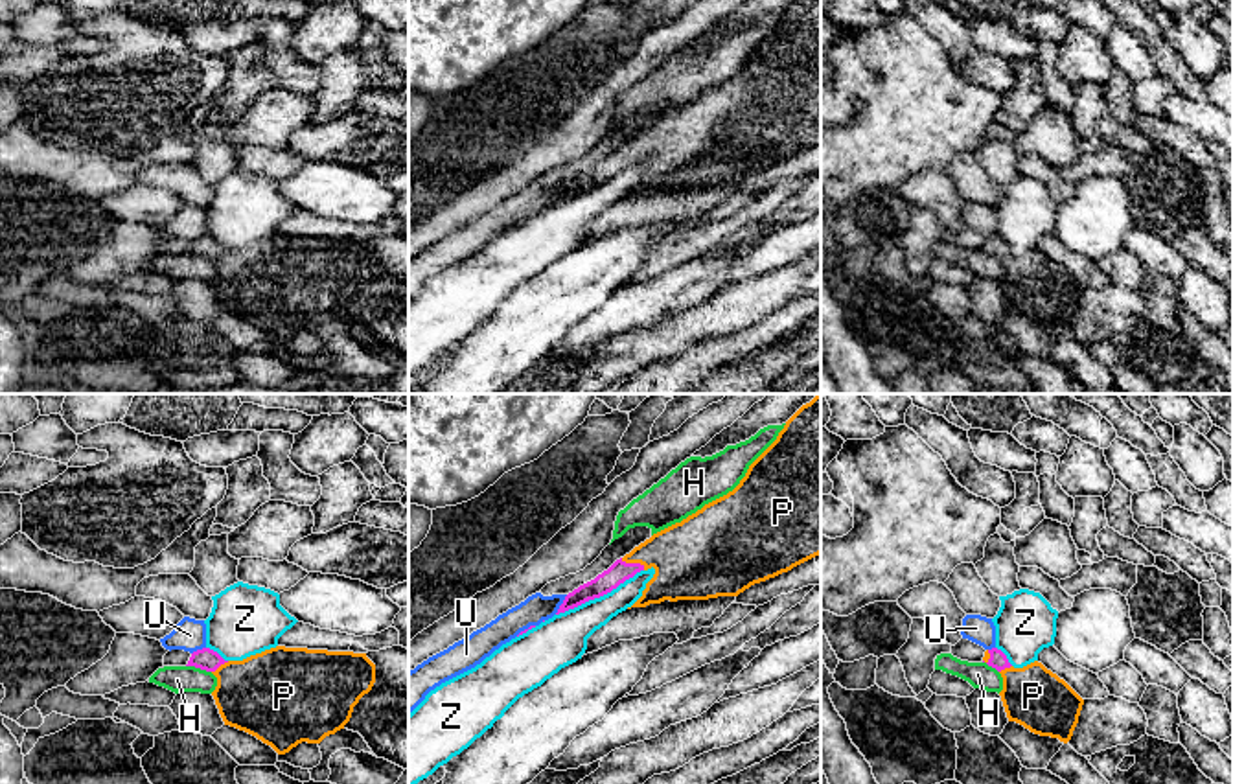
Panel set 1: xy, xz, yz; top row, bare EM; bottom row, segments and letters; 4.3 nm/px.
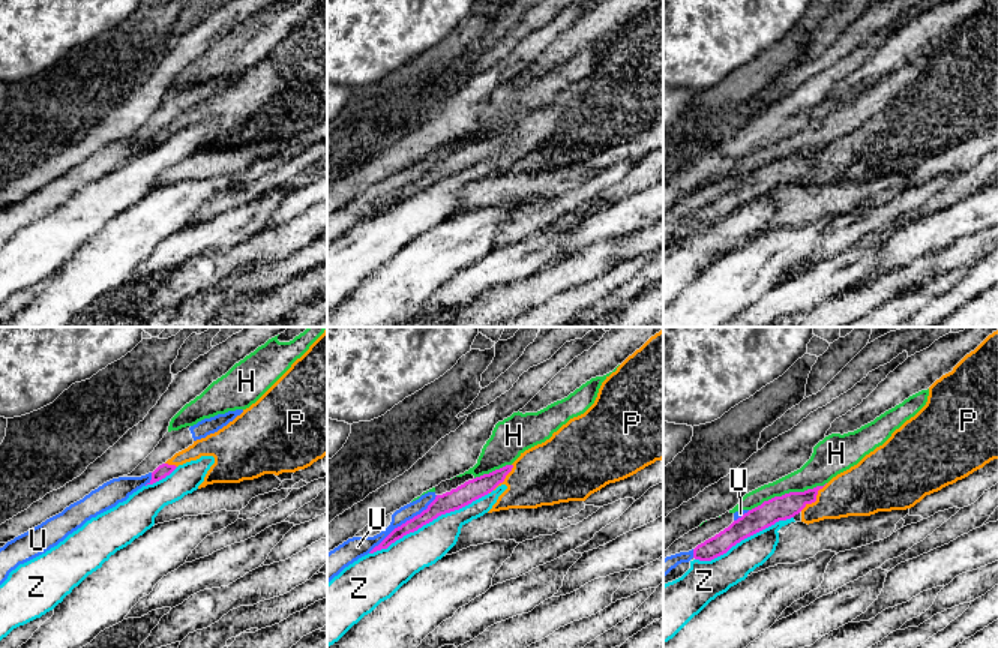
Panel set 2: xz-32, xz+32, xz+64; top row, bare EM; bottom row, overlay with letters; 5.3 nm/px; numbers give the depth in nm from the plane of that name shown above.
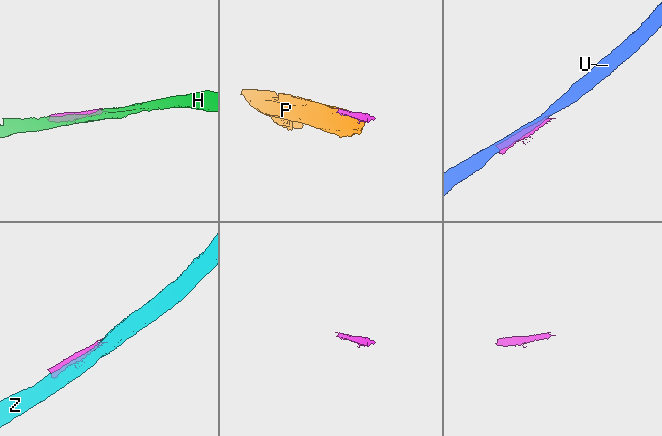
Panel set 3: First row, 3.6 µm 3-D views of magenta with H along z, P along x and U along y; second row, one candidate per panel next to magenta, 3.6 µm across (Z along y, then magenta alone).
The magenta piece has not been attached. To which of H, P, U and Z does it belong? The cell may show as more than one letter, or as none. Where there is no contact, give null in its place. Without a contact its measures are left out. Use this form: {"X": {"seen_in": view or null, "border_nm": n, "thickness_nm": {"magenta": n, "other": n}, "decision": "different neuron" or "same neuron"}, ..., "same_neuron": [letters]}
{"H": {"seen_in": "xy", "border_nm": 120, "thickness_nm": {"magenta": 100, "other": 110}, "decision": "different neuron"}, "P": {"seen_in": "xz", "border_nm": 120, "thickness_nm": {"magenta": 90, "other": 340}, "decision": "same neuron"}, "U": {"seen_in": "xz", "border_nm": 110, "thickness_nm": {"magenta": 90, "other": 120}, "decision": "different neuron"}, "Z": {"seen_in": "xz", "border_nm": 440, "thickness_nm": {"magenta": 90, "other": 220}, "decision": "different neuron"}, "same_neuron": ["P"]}

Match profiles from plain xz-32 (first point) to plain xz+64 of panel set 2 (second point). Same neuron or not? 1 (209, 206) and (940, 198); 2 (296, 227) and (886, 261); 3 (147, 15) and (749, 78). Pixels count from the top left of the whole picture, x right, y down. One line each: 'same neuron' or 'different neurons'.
1: different neurons
2: different neurons
3: same neuron

